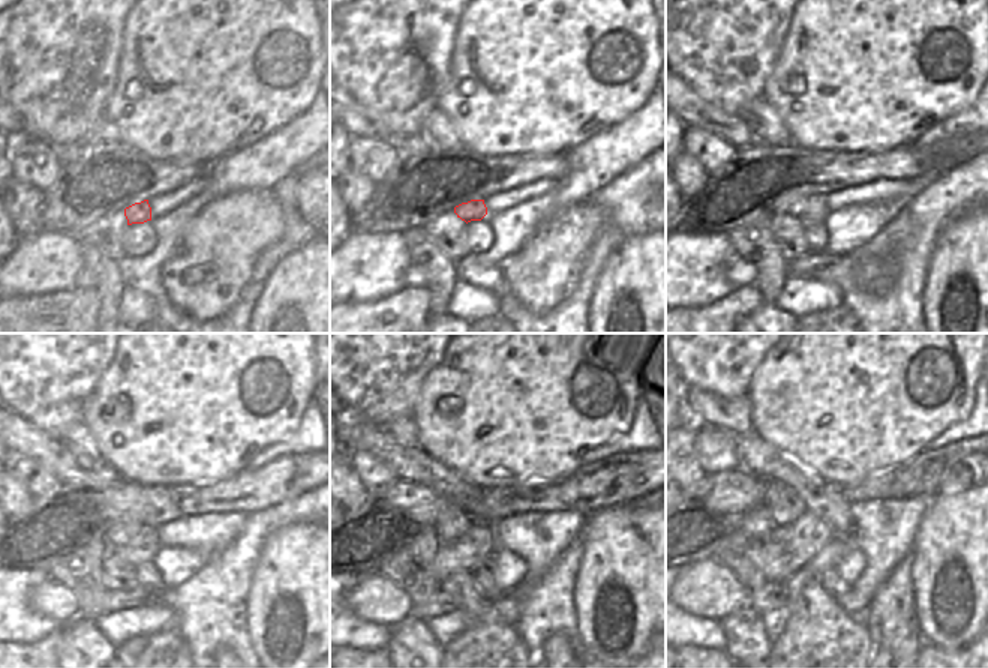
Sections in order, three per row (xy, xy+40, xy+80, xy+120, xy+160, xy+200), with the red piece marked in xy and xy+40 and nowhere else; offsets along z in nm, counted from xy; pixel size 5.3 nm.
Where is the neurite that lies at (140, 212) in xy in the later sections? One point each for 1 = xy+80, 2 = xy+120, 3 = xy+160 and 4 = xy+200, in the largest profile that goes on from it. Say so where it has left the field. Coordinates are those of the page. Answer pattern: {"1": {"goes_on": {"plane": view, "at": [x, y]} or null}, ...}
{"1": {"goes_on": {"plane": "xy+80", "at": [799, 207]}}, "2": {"goes_on": {"plane": "xy+120", "at": [122, 533]}}, "3": {"goes_on": {"plane": "xy+160", "at": [452, 521]}}, "4": {"goes_on": {"plane": "xy+200", "at": [784, 505]}}}

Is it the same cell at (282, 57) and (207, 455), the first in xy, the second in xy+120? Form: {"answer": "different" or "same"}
{"answer": "same"}

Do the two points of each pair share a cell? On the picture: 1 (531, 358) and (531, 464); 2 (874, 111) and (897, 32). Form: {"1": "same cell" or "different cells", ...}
{"1": "same cell", "2": "same cell"}

